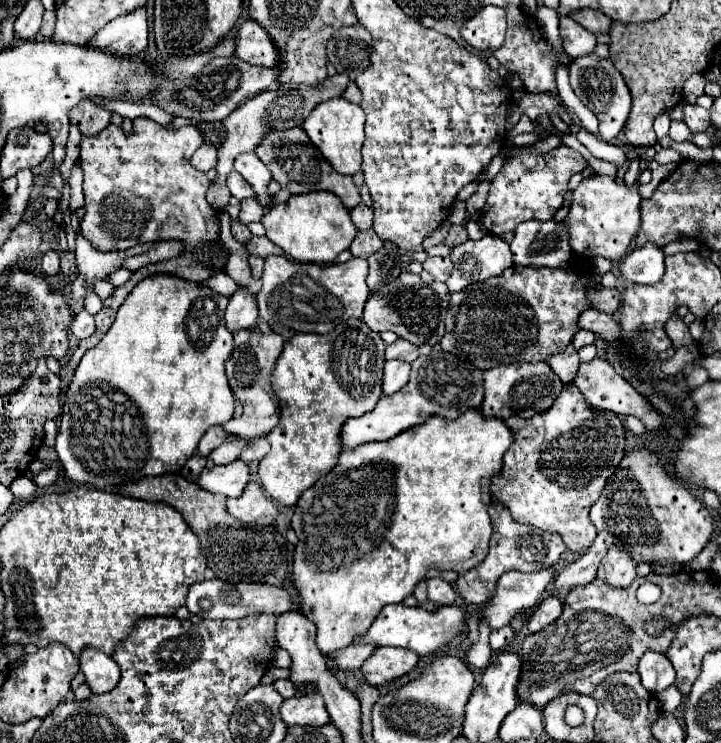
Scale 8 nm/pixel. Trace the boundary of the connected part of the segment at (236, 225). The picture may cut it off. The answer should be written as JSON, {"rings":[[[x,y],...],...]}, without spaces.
{"rings":[[[238,219],[231,221],[231,231],[236,240],[246,243],[252,236],[247,225],[242,224]]]}

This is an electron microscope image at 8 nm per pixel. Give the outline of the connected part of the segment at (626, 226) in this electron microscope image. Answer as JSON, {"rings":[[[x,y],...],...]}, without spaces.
{"rings":[[[594,174],[590,178],[584,178],[580,186],[574,190],[574,200],[564,220],[564,226],[570,236],[572,252],[586,258],[602,256],[612,262],[622,260],[628,248],[632,248],[632,242],[640,232],[640,224],[642,224],[640,202],[644,198],[640,196],[638,188],[640,188],[638,182],[626,186],[616,182],[616,178],[612,176]]]}

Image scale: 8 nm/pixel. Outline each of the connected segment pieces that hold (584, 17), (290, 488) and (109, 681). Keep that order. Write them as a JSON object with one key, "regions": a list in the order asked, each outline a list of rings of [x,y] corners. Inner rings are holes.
{"regions":[[[[582,8],[582,10],[574,10],[568,14],[574,22],[578,22],[580,26],[584,26],[586,30],[598,34],[598,32],[608,32],[610,28],[610,18],[604,16],[602,12],[598,10],[592,10],[592,8]]],[[[350,318],[338,324],[330,334],[294,334],[286,344],[282,354],[278,356],[274,370],[270,374],[272,392],[280,400],[280,422],[266,436],[270,440],[270,452],[258,464],[258,476],[264,490],[278,502],[292,506],[300,498],[300,494],[314,486],[318,478],[334,468],[338,462],[338,432],[346,418],[362,416],[374,408],[374,404],[382,396],[382,368],[384,368],[384,348],[380,334],[370,330],[360,318]]],[[[86,648],[78,656],[78,660],[80,660],[80,670],[86,676],[86,684],[94,694],[106,694],[118,684],[120,666],[114,662],[112,656],[94,648]]]]}

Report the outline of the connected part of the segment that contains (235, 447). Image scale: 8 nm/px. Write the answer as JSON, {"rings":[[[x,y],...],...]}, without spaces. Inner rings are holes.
{"rings":[[[224,444],[222,448],[216,448],[210,456],[208,456],[208,466],[206,468],[214,468],[220,464],[230,464],[238,458],[238,450],[242,450],[242,444]]]}

